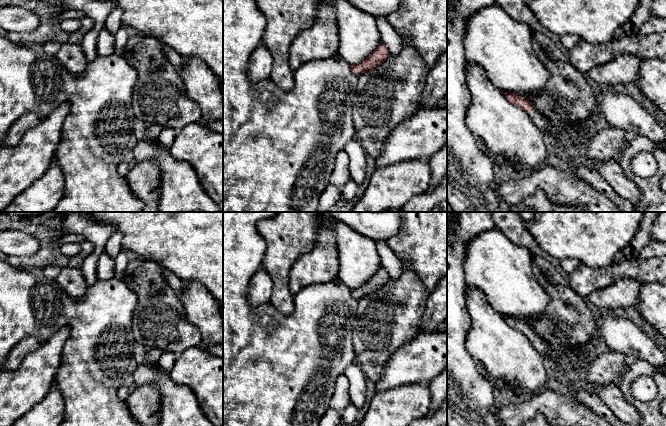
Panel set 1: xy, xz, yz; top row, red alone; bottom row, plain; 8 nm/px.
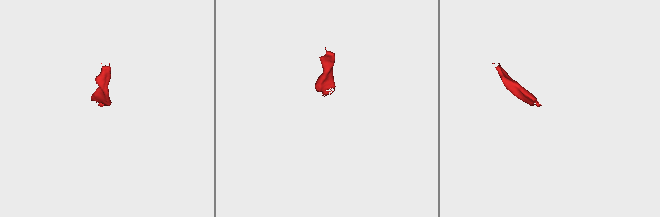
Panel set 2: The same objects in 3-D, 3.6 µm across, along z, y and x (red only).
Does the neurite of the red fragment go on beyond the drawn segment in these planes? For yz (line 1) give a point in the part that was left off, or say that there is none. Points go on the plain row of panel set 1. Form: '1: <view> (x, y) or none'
1: yz (535, 340)

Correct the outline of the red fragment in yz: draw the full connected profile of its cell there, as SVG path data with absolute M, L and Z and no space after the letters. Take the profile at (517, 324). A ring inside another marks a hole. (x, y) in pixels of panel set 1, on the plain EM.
M503 316L503 318L511 328L523 333L528 337L533 347L542 356L547 366L549 366L549 364L552 362L550 351L547 348L546 344L544 344L540 337L534 332L534 330L526 322L515 317Z

